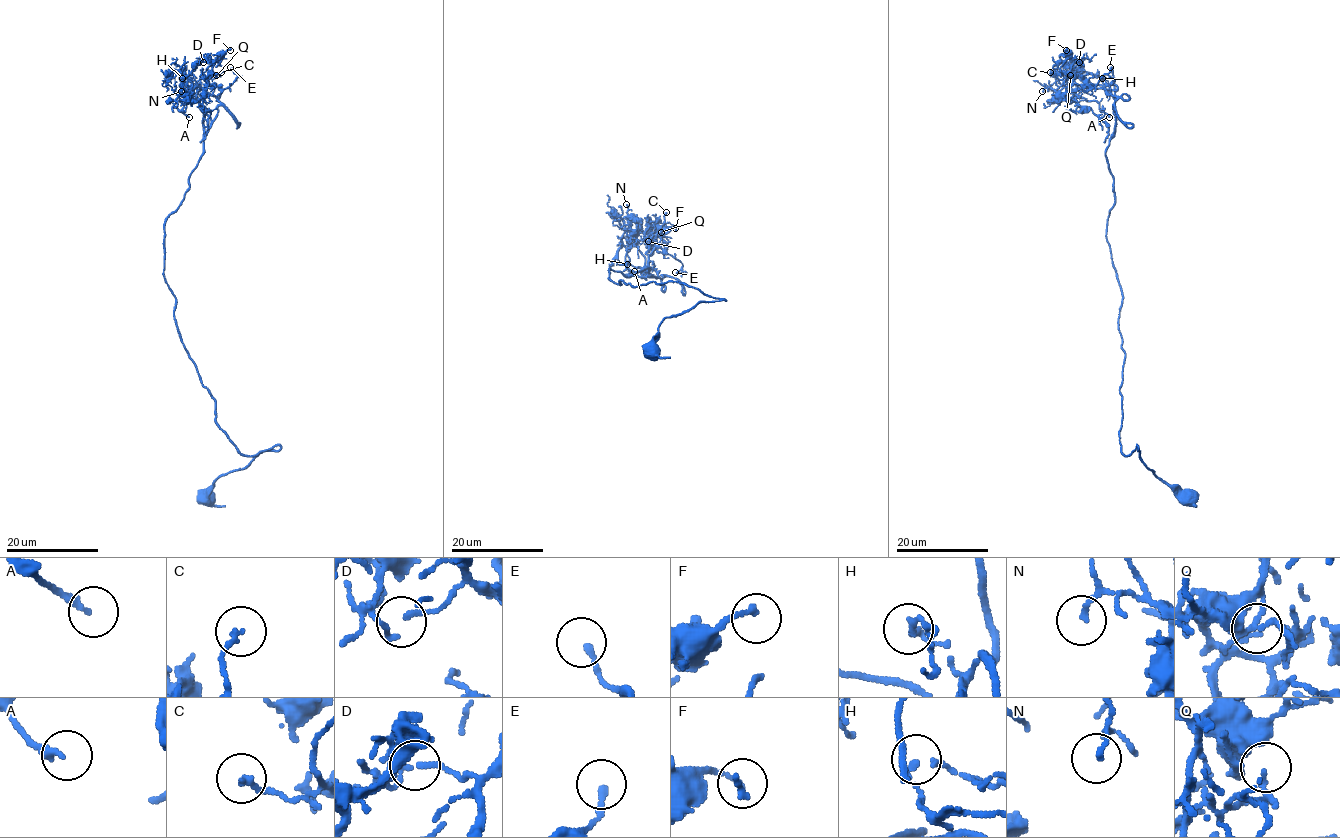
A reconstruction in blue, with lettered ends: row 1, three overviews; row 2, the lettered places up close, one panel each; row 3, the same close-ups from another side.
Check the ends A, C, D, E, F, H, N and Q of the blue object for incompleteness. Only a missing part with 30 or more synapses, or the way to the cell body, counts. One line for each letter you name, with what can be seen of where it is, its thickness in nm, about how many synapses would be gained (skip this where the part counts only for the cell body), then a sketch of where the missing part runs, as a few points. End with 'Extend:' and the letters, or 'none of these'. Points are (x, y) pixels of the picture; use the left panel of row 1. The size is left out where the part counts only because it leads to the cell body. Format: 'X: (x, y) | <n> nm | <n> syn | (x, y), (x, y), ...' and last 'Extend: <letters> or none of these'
Extend: none of these

